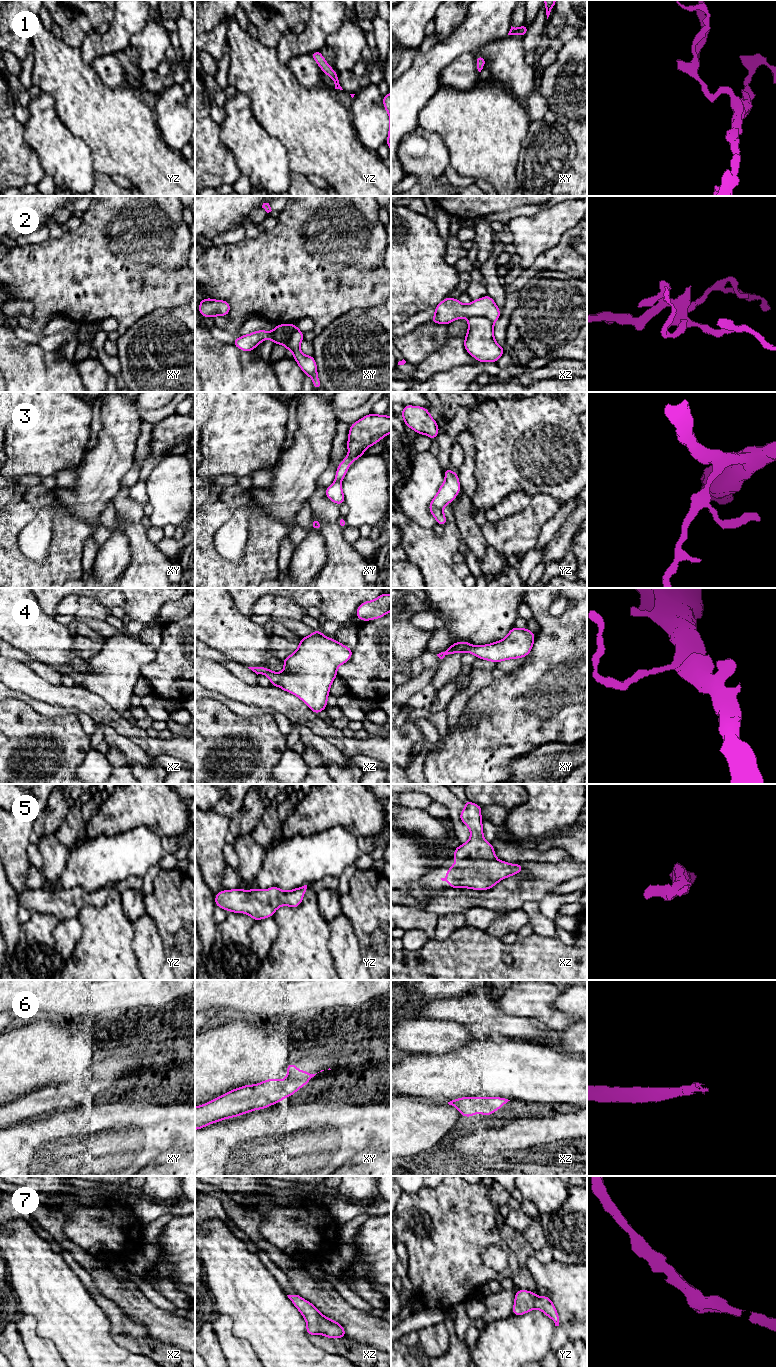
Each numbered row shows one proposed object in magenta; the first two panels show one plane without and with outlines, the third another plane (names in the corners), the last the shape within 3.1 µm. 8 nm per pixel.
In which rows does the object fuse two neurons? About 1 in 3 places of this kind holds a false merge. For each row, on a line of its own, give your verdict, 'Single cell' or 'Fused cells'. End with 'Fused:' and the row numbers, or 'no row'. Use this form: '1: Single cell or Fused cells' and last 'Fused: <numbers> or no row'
1: Single cell
2: Fused cells
3: Single cell
4: Single cell
5: Single cell
6: Single cell
7: Single cell
Fused: 2

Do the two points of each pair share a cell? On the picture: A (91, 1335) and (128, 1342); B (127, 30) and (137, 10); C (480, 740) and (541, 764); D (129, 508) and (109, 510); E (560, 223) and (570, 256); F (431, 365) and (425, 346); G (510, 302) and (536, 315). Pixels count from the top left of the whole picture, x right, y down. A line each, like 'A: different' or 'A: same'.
A: different
B: same
C: different
D: different
E: different
F: different
G: different

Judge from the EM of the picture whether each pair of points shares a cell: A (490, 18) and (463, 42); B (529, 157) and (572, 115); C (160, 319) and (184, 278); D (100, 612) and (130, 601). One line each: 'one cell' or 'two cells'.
A: one cell
B: two cells
C: two cells
D: two cells

